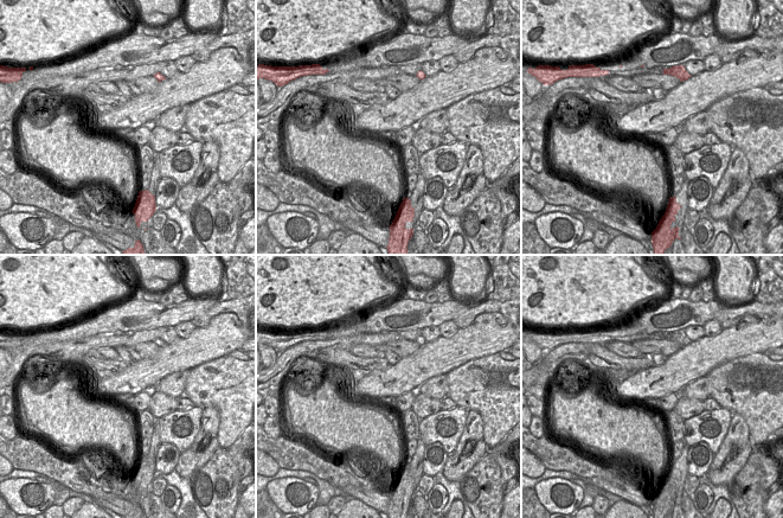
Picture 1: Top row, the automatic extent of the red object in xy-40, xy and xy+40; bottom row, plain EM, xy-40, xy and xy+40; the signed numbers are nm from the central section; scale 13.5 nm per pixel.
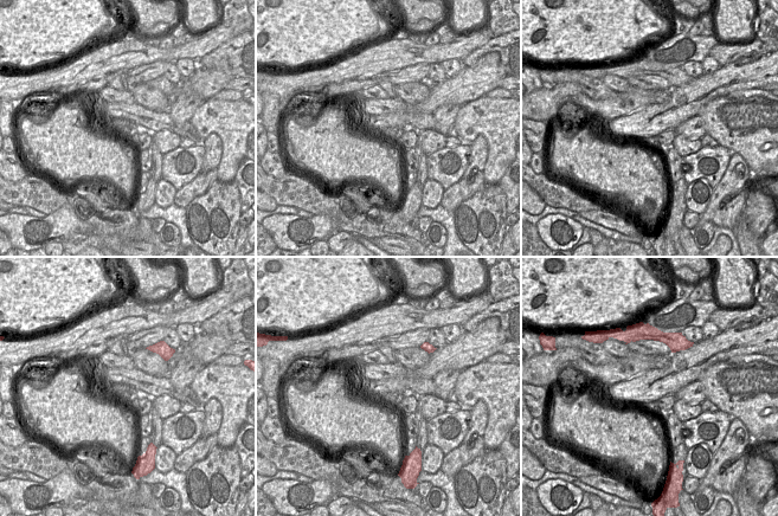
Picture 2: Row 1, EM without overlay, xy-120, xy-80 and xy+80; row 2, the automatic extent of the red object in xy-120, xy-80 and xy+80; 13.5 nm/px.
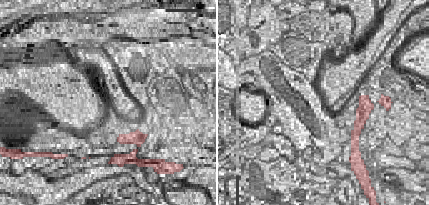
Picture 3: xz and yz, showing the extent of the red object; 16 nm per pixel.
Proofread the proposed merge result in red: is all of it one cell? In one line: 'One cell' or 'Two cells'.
Two cells.

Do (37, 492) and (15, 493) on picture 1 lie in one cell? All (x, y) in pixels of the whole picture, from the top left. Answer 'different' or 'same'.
same

